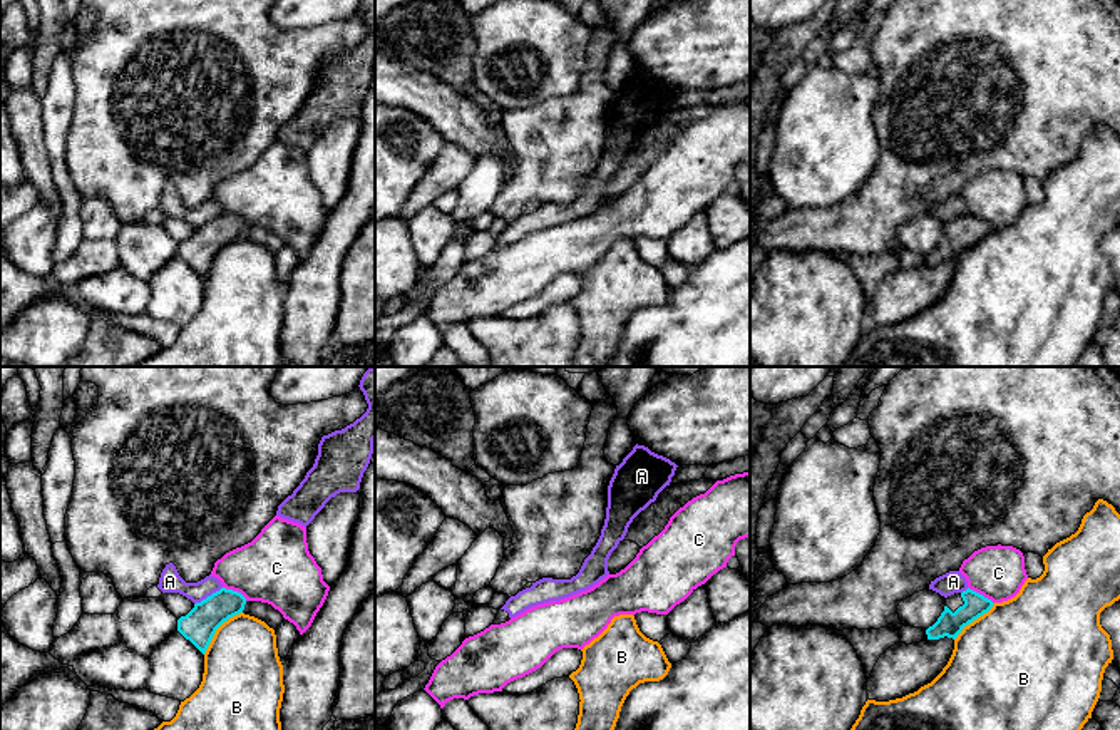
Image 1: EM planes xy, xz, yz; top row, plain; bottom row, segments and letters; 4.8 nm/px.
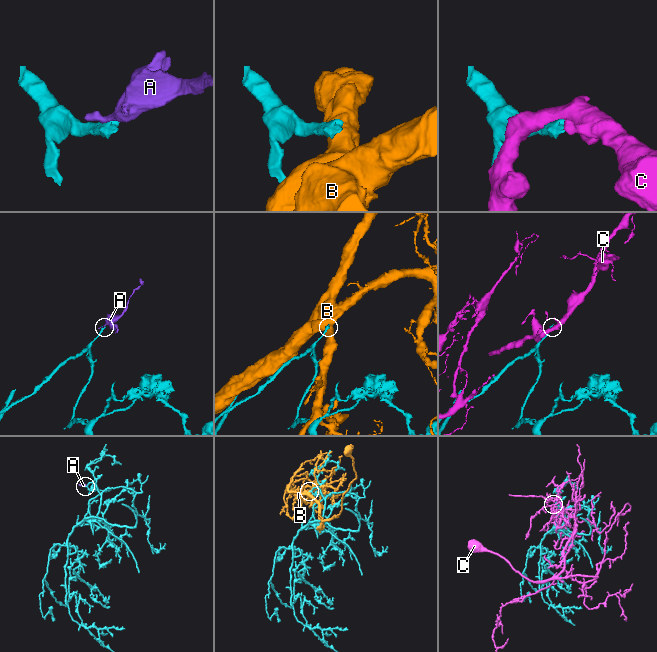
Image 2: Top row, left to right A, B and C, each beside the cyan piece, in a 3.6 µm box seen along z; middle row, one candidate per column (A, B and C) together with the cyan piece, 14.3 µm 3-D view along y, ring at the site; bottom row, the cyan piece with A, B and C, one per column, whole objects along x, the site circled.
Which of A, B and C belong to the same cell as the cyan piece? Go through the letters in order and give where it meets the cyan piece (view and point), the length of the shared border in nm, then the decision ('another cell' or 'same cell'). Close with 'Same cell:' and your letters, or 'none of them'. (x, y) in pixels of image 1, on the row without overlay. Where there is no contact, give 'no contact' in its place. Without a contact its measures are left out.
A: xy (208, 221) | 160 nm | another cell
B: xy (216, 253) | 280 nm | another cell
C: yz (981, 220) | 150 nm | another cell
Same cell: none of them

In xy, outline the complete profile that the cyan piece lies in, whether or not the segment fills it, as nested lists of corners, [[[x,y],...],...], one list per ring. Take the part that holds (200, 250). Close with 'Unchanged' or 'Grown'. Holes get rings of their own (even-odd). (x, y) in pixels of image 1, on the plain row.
[[[221,213],[177,244],[177,256],[203,280],[216,254],[229,243],[243,238],[246,223],[233,214]]]. Unchanged

